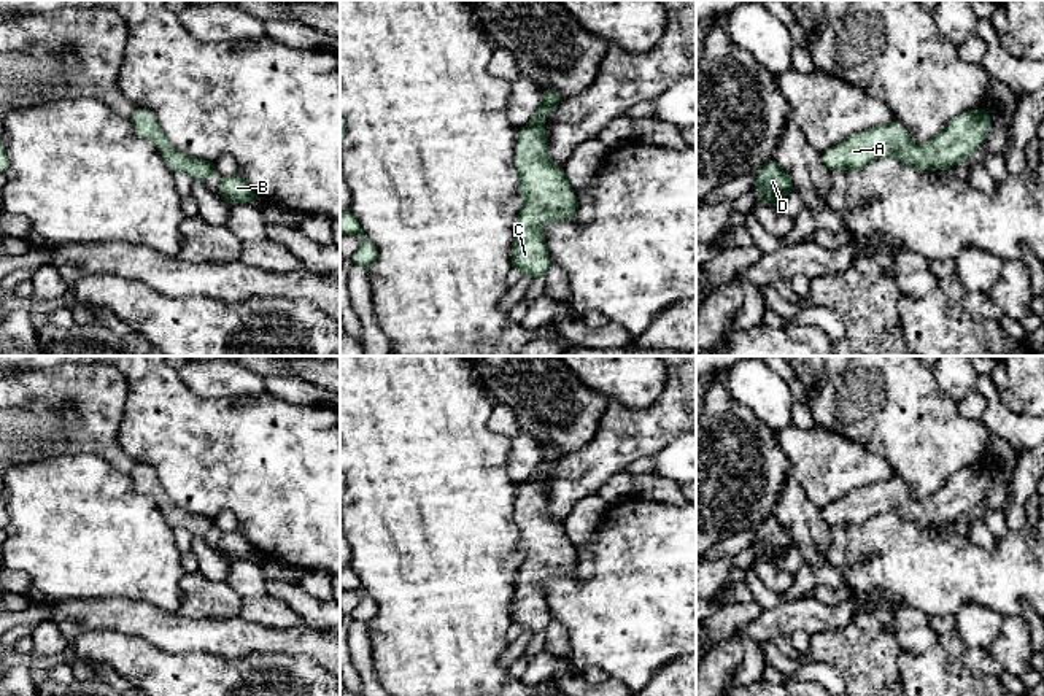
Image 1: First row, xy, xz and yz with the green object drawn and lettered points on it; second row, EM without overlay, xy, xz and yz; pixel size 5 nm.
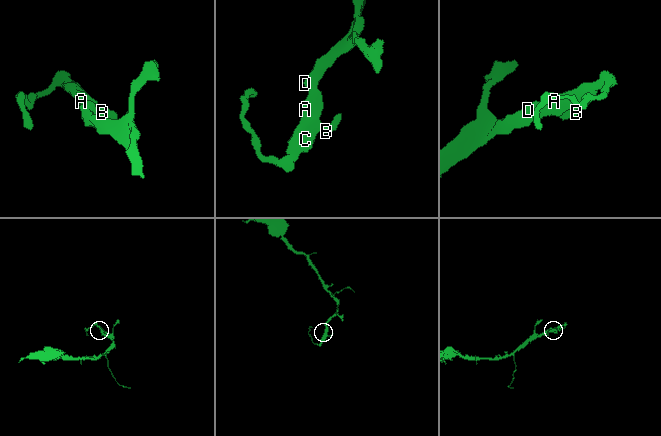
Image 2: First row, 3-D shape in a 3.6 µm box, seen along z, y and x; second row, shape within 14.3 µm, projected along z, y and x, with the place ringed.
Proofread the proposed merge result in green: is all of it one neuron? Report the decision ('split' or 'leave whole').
leave whole

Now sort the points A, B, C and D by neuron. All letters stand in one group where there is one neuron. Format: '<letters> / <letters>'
A B C D

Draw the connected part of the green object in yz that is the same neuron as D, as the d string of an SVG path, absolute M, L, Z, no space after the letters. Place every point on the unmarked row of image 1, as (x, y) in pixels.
M774 515L756 526L755 542L752 545L758 548L756 559L766 558L774 566L795 547L790 531Z

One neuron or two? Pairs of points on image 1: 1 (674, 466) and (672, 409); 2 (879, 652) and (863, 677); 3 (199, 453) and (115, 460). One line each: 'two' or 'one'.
1: two
2: one
3: two

